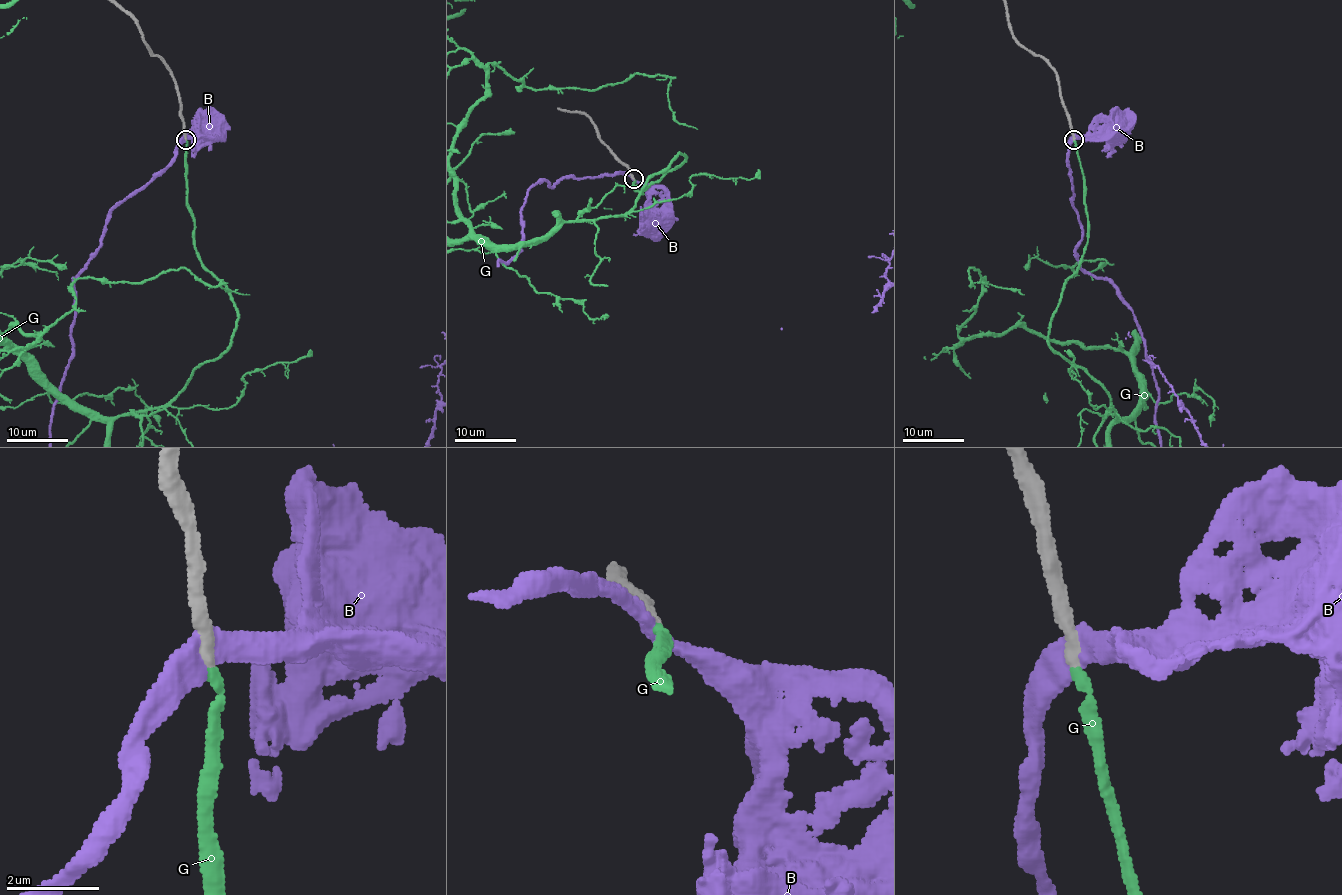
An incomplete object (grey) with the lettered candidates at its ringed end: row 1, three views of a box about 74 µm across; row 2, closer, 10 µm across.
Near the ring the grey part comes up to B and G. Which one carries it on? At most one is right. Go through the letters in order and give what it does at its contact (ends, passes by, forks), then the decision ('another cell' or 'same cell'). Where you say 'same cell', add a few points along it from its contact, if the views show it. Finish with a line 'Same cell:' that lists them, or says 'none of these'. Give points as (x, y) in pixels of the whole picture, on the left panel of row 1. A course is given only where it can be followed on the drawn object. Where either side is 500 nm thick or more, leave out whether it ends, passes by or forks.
B: it passes by; another cell
G: it ends; same cell
Same cell: G

